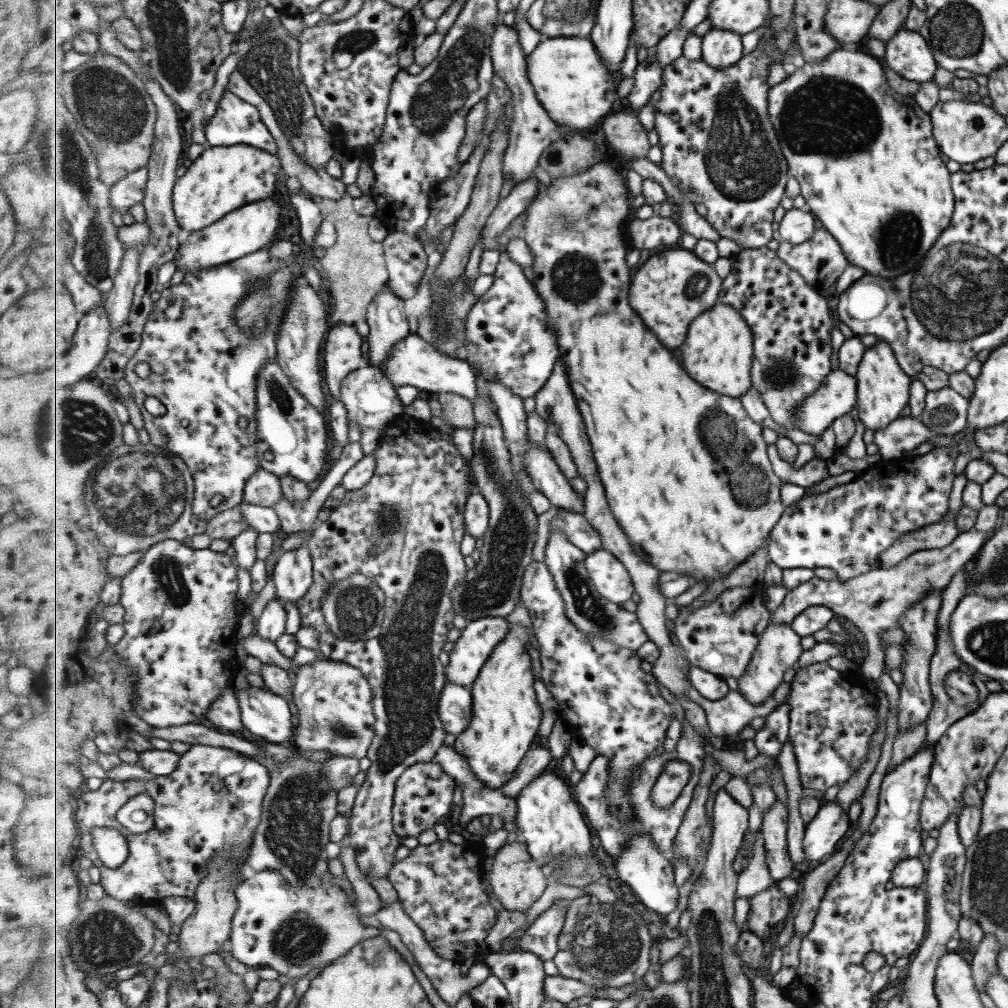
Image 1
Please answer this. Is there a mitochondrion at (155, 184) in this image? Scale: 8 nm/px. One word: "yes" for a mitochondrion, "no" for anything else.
no

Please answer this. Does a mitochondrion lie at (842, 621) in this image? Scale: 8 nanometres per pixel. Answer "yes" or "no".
no

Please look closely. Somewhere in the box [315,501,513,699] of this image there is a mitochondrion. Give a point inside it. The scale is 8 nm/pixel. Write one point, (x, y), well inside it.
(357, 607)

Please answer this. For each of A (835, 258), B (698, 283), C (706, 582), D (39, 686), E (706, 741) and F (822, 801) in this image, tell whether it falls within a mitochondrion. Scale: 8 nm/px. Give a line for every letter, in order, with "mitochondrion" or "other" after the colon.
A: other
B: mitochondrion
C: other
D: other
E: other
F: other

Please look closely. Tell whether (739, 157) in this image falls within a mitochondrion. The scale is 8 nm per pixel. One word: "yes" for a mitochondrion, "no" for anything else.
yes

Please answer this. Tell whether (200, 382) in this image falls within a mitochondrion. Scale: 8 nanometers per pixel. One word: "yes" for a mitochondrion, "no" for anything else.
no

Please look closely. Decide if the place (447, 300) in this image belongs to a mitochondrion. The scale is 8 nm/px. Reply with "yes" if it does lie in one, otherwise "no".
yes

